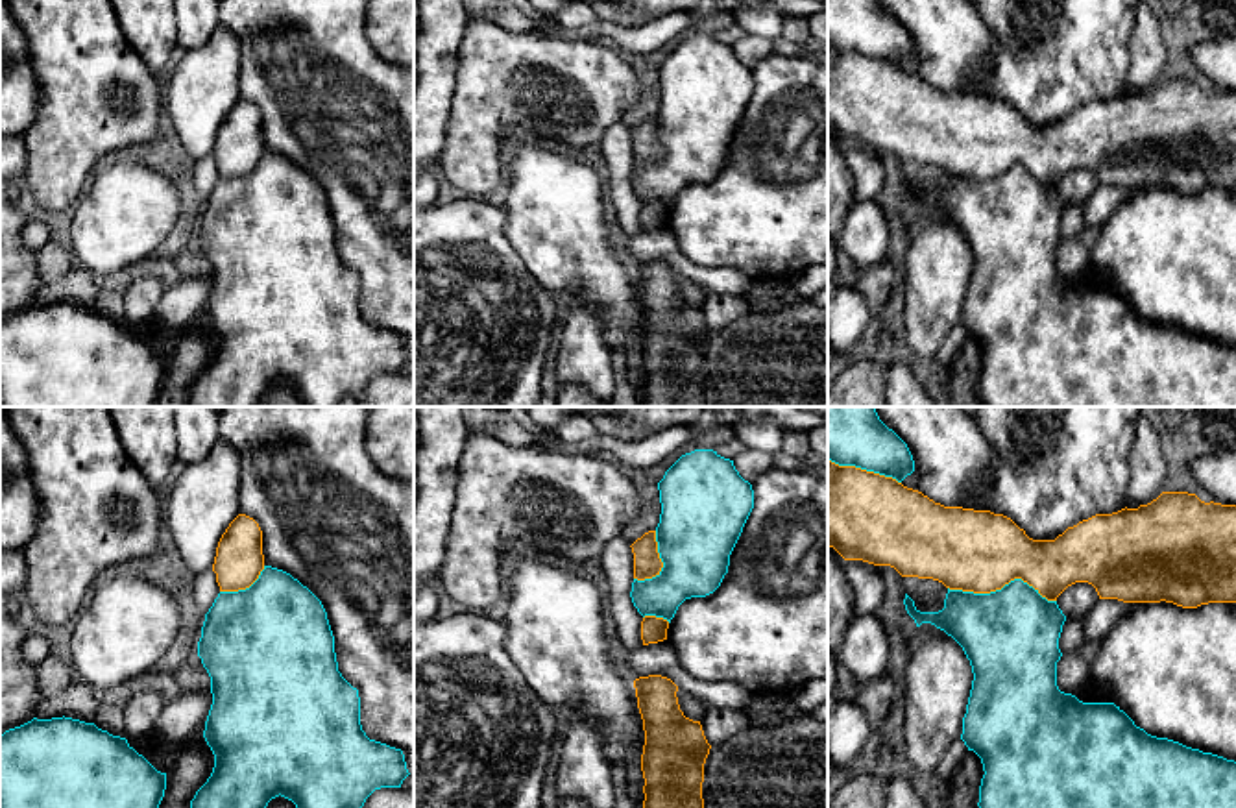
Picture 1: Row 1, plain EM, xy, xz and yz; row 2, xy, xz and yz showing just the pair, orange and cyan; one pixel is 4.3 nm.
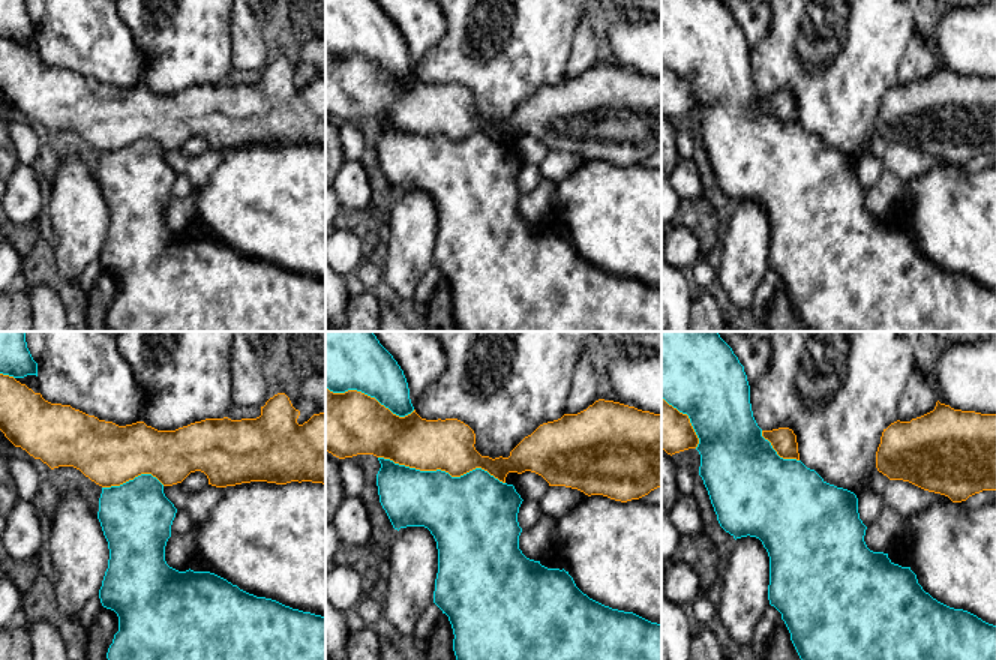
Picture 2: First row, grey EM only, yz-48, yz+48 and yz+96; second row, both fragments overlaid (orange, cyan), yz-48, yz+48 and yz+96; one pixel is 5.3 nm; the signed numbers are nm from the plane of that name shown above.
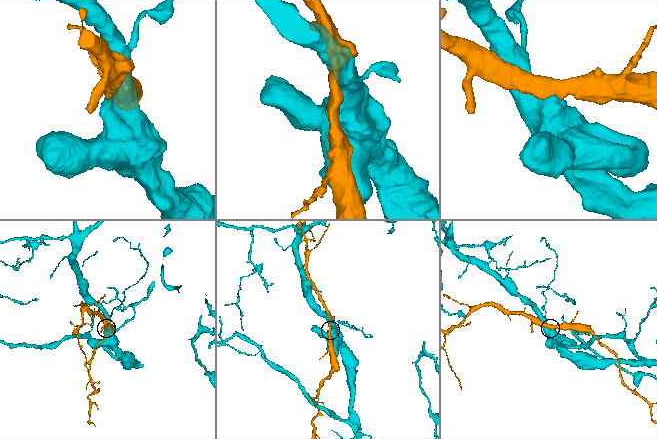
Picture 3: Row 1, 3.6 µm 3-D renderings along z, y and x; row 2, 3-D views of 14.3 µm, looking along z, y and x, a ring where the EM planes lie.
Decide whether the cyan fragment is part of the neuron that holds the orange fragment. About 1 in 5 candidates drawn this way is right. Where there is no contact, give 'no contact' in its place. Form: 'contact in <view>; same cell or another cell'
contact in yz; another cell

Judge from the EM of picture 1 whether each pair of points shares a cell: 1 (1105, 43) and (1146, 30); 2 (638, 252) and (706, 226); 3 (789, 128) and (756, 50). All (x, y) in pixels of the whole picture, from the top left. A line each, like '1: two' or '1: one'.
1: two
2: two
3: two

